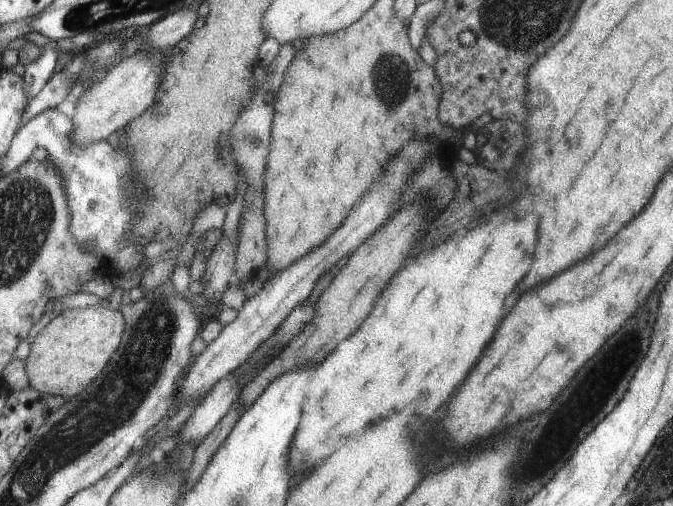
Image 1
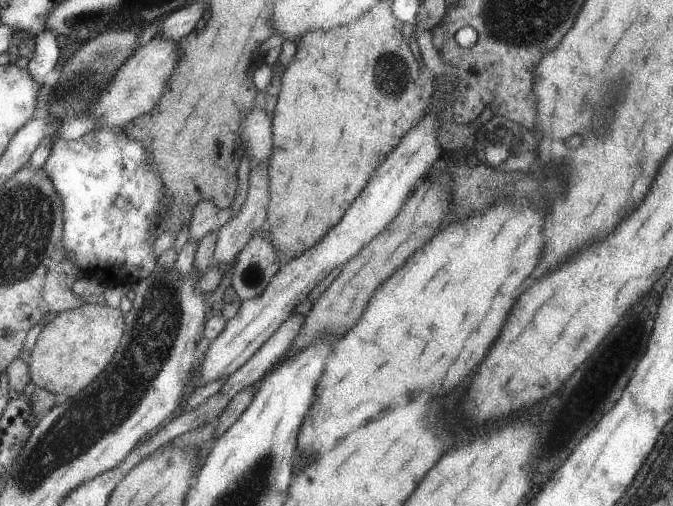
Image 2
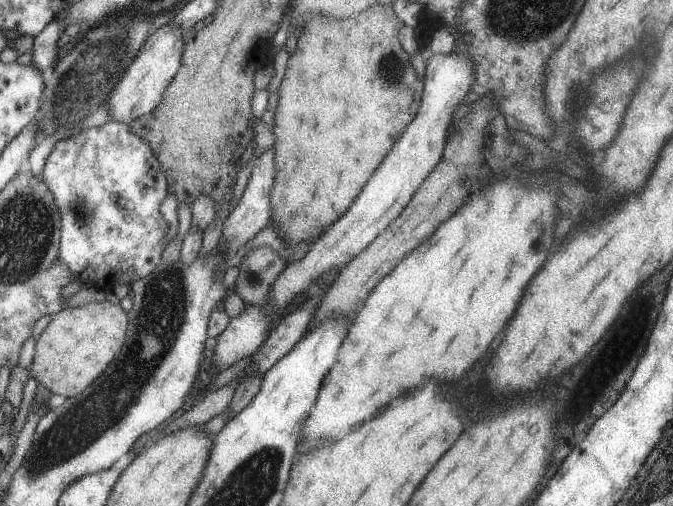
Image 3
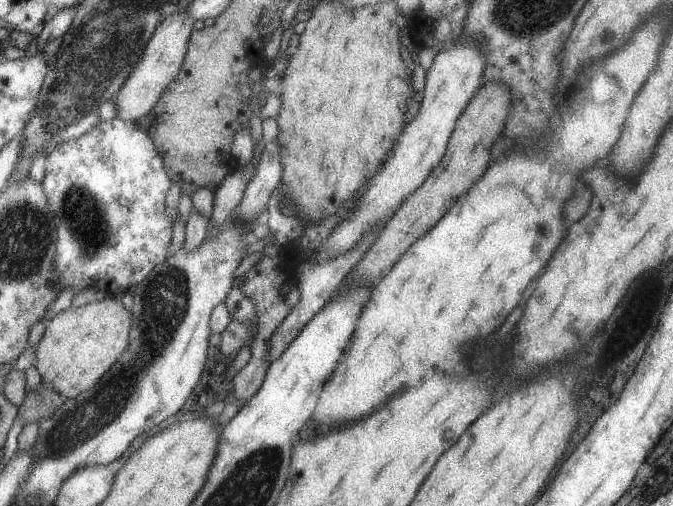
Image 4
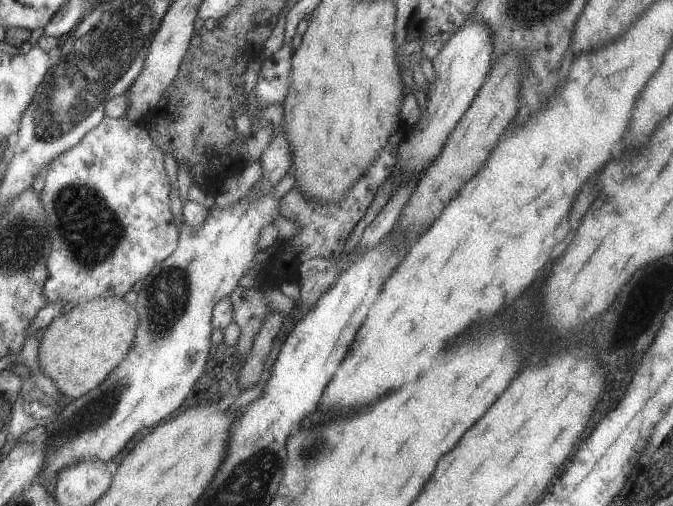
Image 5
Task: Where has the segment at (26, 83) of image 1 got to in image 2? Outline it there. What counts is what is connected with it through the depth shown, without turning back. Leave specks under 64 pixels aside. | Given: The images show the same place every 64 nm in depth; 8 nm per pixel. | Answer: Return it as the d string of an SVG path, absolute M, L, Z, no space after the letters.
M43 29L34 39L33 54L25 66L25 70L31 76L31 82L41 86L45 74L55 68L57 59L59 59L57 37L51 30Z

